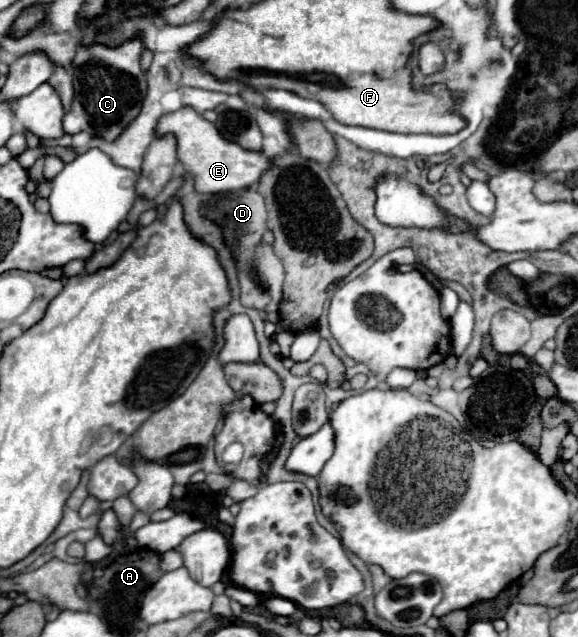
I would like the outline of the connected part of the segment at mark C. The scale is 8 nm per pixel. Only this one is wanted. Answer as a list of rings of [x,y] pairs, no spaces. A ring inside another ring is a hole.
[[[136,36],[124,44],[110,48],[104,44],[78,44],[76,56],[72,60],[72,80],[74,80],[74,108],[64,116],[64,132],[78,134],[90,132],[102,136],[108,142],[116,140],[124,128],[140,114],[146,96],[146,72],[140,68],[144,44]]]

